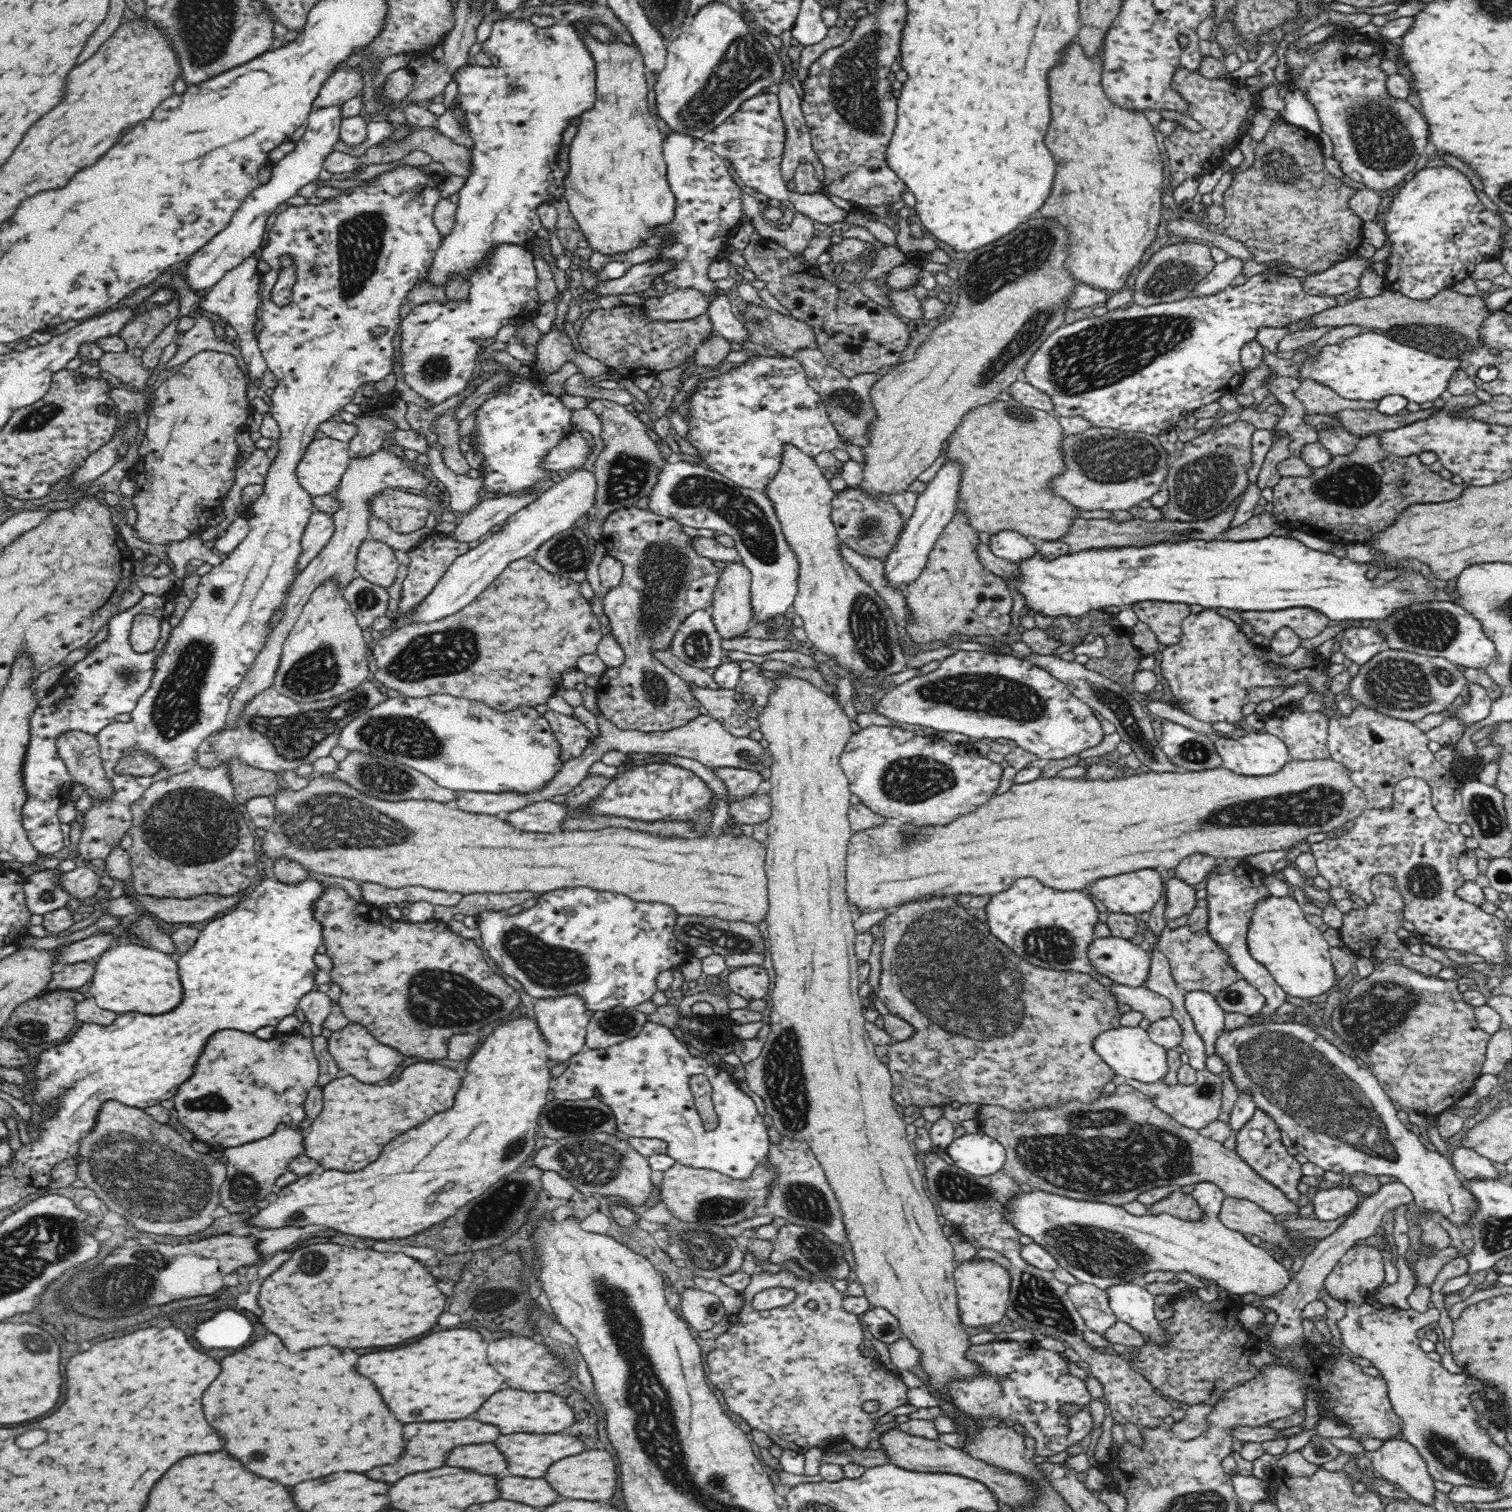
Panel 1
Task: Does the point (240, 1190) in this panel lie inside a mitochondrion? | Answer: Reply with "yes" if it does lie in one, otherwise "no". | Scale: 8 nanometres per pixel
yes

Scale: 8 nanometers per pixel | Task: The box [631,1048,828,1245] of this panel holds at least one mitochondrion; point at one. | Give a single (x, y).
(711, 1208)

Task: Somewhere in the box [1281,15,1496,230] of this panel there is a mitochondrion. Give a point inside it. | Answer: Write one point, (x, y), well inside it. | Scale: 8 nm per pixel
(1383, 143)

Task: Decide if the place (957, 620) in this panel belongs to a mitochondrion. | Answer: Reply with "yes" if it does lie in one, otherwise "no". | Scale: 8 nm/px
no

